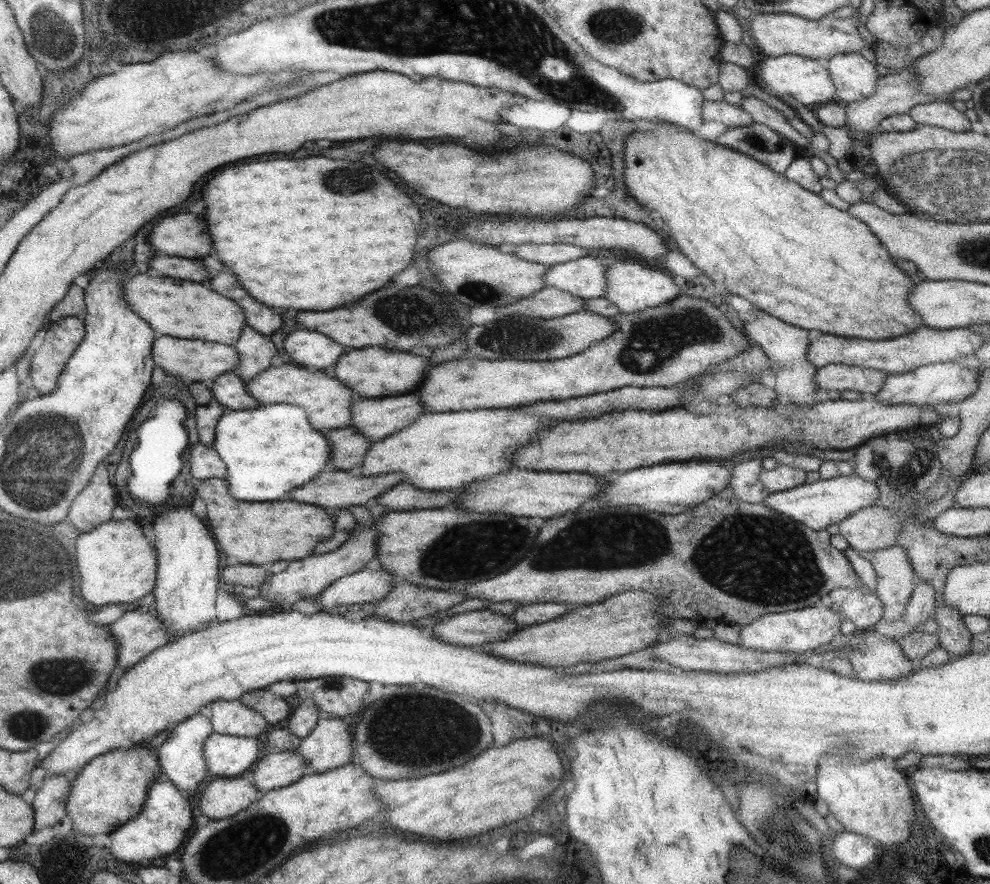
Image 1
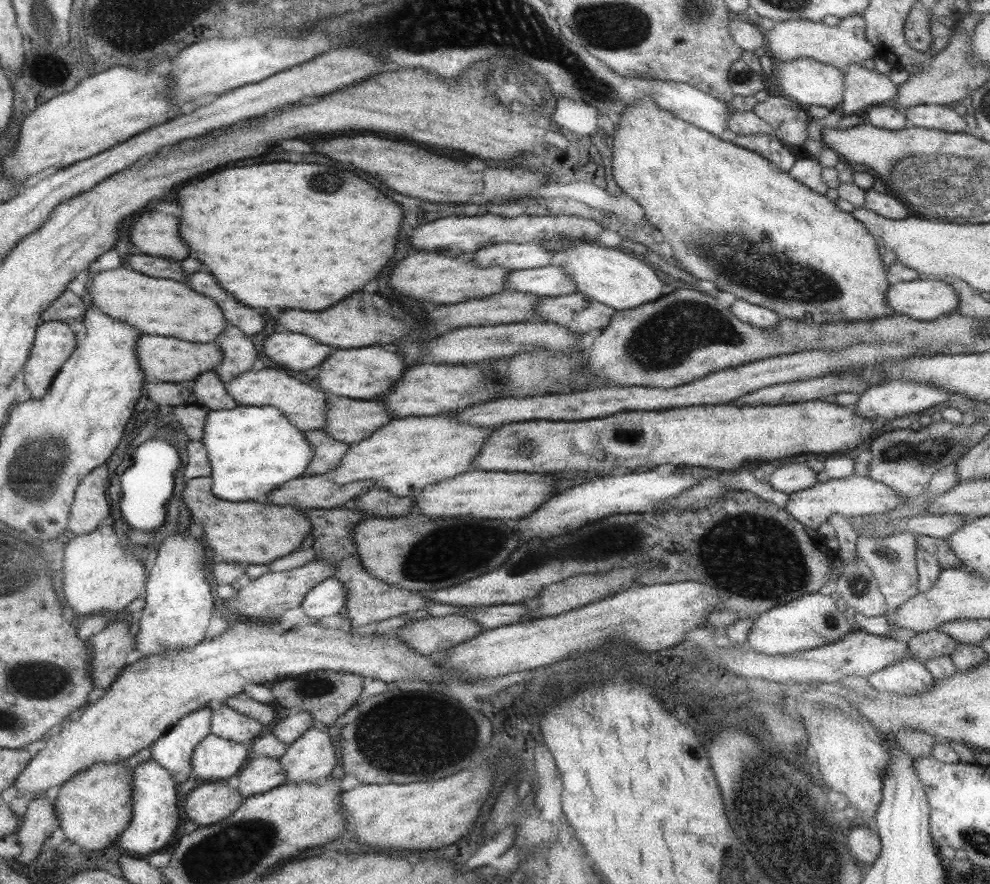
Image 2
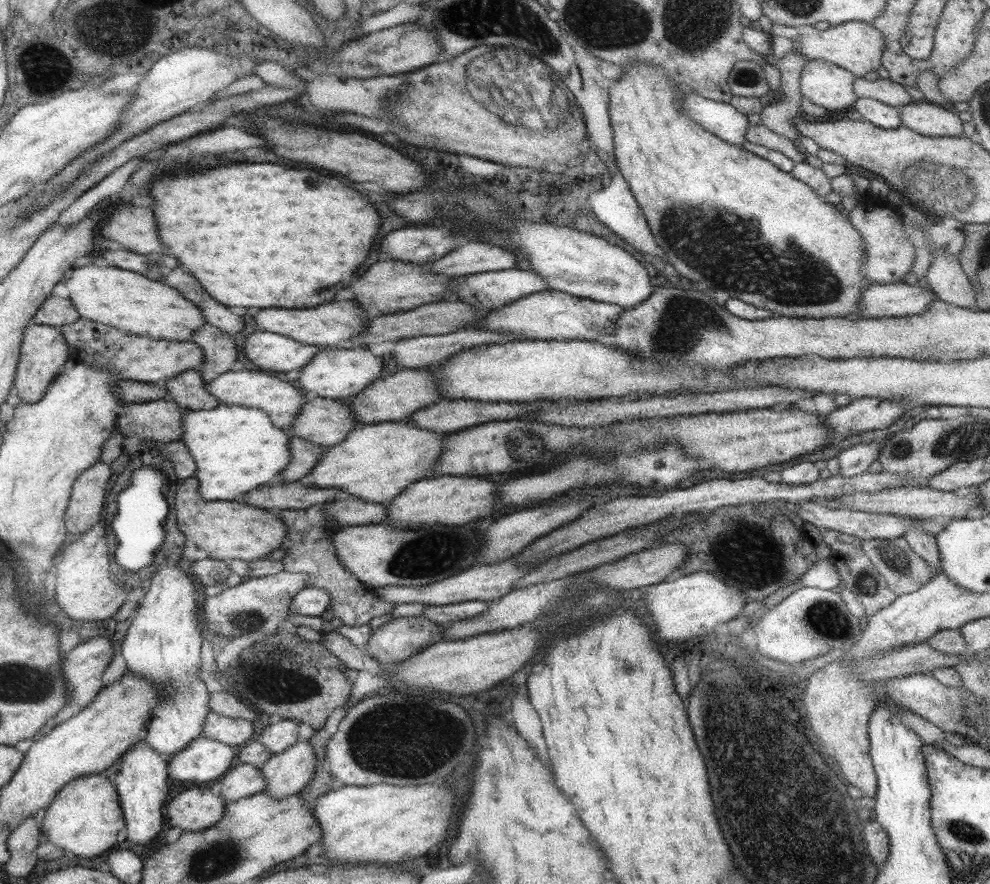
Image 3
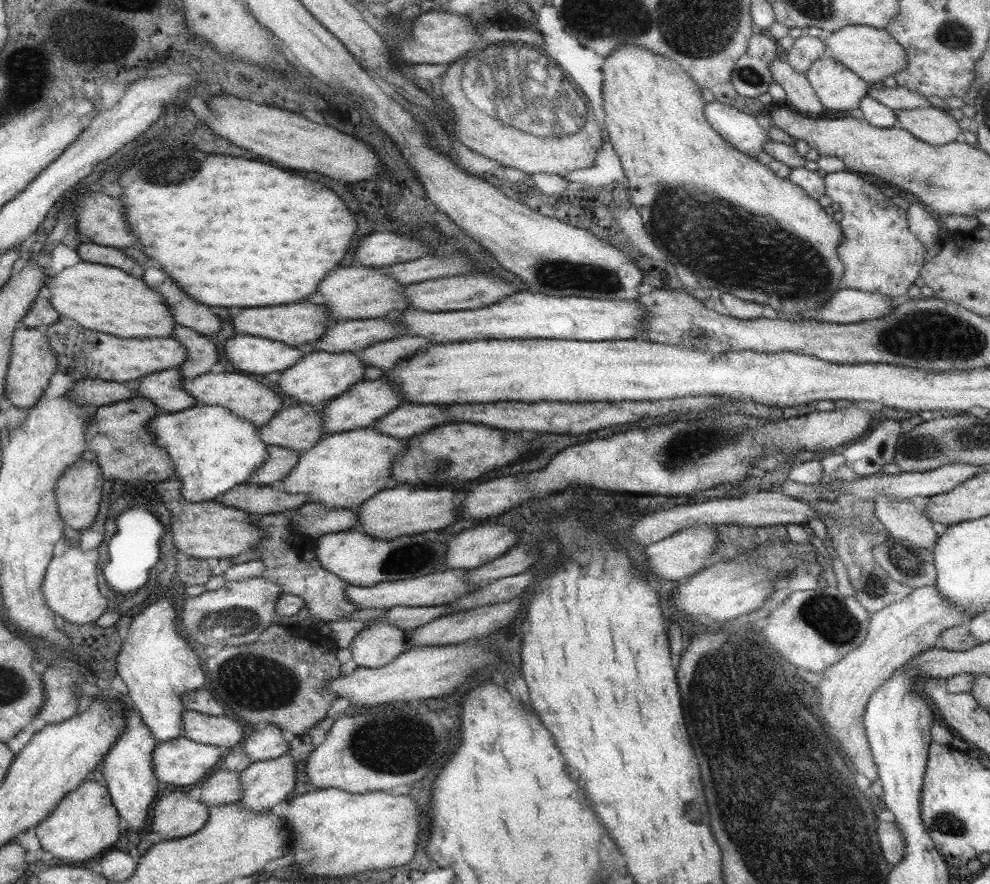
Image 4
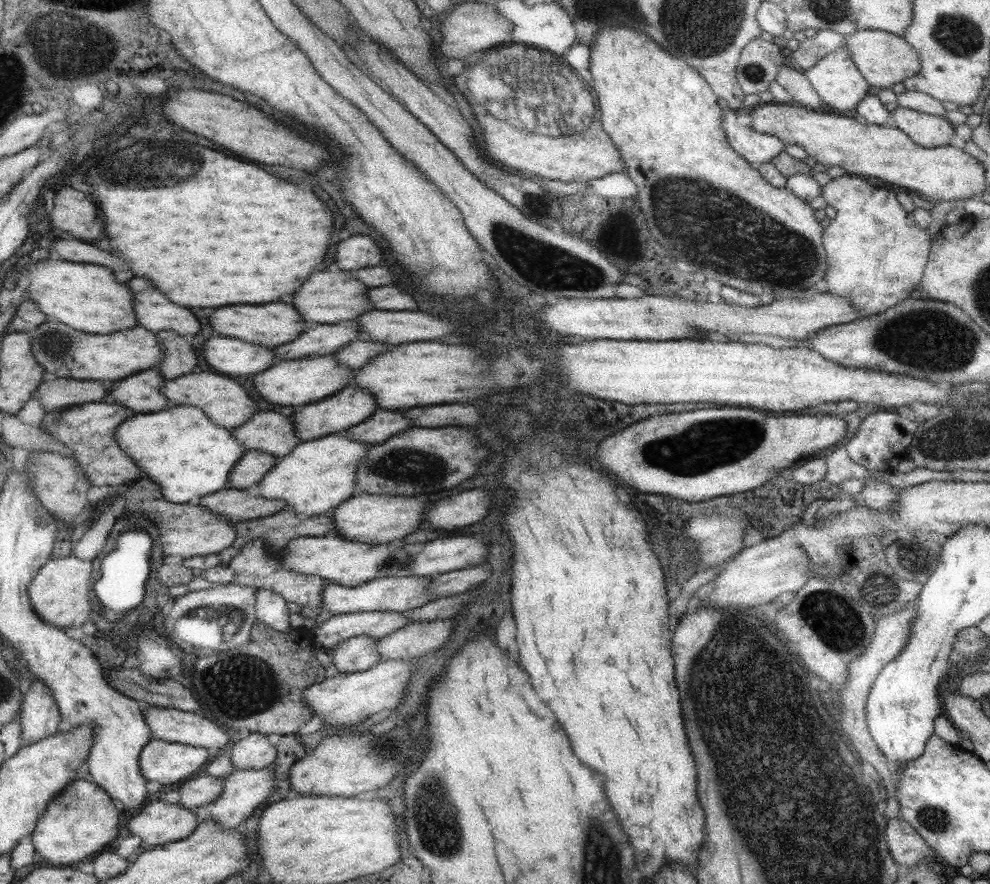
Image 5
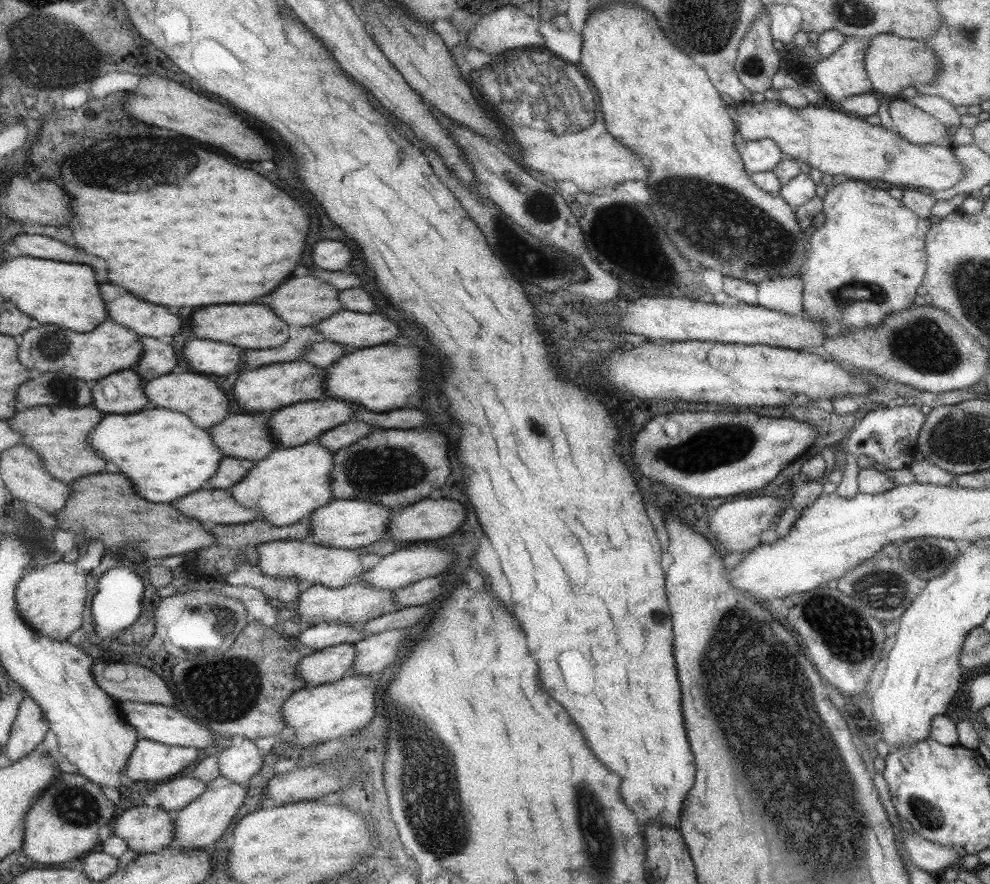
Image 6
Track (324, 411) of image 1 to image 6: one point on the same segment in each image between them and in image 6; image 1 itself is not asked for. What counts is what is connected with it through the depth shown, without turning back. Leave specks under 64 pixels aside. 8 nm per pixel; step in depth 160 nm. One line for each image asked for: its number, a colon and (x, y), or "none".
2: (303, 404)
3: (280, 400)
4: (247, 399)
5: (223, 401)
6: (192, 394)

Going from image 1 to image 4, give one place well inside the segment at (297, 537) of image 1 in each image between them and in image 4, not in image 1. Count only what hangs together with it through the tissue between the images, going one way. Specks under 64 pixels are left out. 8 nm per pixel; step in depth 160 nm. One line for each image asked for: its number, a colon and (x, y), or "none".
2: (248, 532)
3: (225, 529)
4: (209, 530)

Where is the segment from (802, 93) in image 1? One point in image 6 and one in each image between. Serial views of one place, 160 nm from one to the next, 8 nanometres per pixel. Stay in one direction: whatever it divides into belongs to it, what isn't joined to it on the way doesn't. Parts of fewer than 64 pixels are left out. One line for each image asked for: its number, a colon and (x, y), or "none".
2: (809, 82)
3: (824, 84)
4: (837, 88)
5: (835, 78)
6: (842, 74)

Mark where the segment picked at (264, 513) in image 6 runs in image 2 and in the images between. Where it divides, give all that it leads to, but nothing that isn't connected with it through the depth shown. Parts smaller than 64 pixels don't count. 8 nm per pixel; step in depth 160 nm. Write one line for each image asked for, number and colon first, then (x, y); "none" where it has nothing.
2: (405, 455)
3: (374, 463)
4: (343, 470)
5: (315, 476)

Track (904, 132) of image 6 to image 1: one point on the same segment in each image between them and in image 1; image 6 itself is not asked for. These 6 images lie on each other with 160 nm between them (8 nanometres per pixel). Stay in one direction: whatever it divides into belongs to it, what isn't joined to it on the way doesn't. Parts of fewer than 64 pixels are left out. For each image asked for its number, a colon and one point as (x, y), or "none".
1: (942, 114)
2: (943, 117)
3: (930, 120)
4: (932, 125)
5: (928, 131)

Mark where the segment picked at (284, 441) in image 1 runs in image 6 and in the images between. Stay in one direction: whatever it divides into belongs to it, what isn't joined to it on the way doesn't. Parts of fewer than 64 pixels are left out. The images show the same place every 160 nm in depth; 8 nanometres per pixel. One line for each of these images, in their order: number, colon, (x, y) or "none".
2: (251, 450)
3: (235, 449)
4: (212, 450)
5: (179, 449)
6: (169, 457)

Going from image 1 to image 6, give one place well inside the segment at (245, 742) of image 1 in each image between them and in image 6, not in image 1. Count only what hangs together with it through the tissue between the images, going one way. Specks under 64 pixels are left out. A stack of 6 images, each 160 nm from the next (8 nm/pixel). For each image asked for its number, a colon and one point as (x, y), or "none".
2: (214, 757)
3: (203, 759)
4: (181, 762)
5: (165, 762)
6: (149, 760)

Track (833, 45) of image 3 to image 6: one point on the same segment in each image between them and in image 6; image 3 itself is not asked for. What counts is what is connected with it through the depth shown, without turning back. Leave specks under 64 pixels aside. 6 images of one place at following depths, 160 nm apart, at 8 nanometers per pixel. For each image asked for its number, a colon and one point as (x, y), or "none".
4: (872, 54)
5: (883, 59)
6: (891, 63)

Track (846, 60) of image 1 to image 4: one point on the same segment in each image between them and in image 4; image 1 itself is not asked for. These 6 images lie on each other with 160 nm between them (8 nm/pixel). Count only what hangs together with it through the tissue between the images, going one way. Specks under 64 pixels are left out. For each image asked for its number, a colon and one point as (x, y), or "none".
2: (862, 87)
3: (886, 91)
4: (897, 97)

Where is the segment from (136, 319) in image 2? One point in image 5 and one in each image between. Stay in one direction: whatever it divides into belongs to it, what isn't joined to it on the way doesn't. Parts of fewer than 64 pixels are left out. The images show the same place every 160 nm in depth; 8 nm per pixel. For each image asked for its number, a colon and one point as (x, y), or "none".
3: (124, 300)
4: (101, 298)
5: (85, 297)

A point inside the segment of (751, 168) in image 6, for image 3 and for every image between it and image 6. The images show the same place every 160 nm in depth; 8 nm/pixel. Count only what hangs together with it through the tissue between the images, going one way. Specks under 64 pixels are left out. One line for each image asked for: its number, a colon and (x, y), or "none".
3: (721, 119)
4: (740, 130)
5: (755, 148)

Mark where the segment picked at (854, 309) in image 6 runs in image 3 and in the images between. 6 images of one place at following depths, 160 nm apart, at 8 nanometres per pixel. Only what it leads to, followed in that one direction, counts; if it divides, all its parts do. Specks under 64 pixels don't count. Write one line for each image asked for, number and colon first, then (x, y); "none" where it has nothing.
3: (889, 253)
4: (879, 255)
5: (875, 253)

